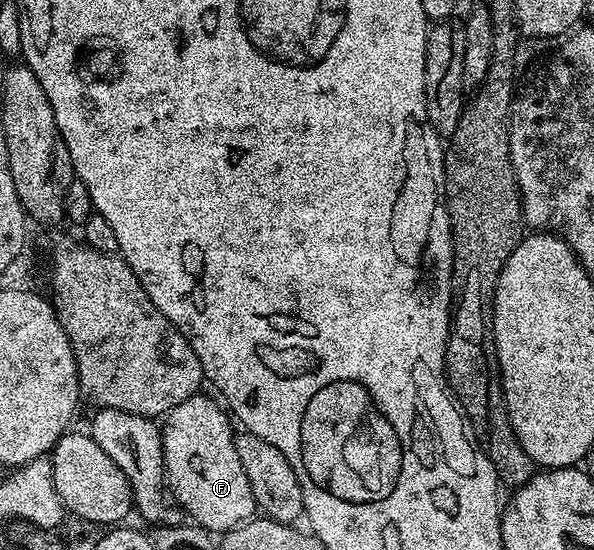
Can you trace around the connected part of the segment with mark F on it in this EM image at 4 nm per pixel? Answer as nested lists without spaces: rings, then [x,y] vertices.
[[[198,394],[187,398],[165,413],[165,425],[162,423],[159,428],[159,447],[163,450],[165,484],[171,496],[173,491],[173,496],[181,503],[182,510],[190,516],[186,517],[210,534],[224,534],[254,519],[258,506],[251,494],[251,482],[247,482],[243,462],[239,462],[239,453],[235,451],[235,428],[231,423],[230,413],[216,399],[213,401],[205,395]]]

